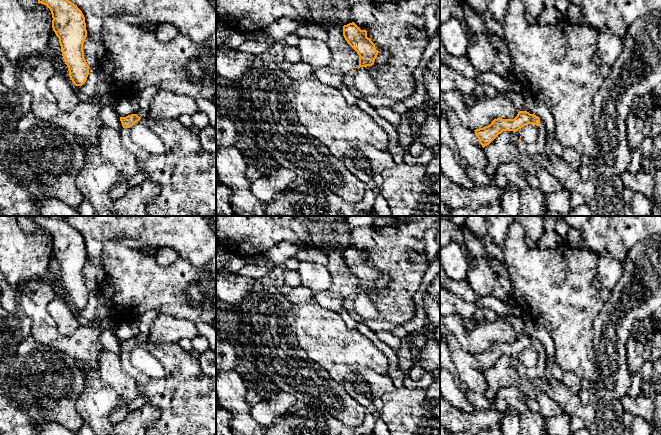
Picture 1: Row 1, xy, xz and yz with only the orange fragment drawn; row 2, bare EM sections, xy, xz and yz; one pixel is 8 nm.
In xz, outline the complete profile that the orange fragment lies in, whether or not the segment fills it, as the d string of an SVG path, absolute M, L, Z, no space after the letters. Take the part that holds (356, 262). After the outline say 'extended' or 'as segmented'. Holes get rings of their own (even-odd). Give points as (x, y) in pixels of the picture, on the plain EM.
M426 216L422 220L396 222L392 226L359 227L351 231L353 246L343 250L343 260L359 279L359 292L345 299L343 308L358 323L375 333L389 331L411 320L416 313L414 296L429 266L424 235L439 216ZM380 274L388 274L387 287L378 295L372 289Z | extended

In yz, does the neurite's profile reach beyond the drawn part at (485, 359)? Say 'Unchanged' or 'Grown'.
Grown

